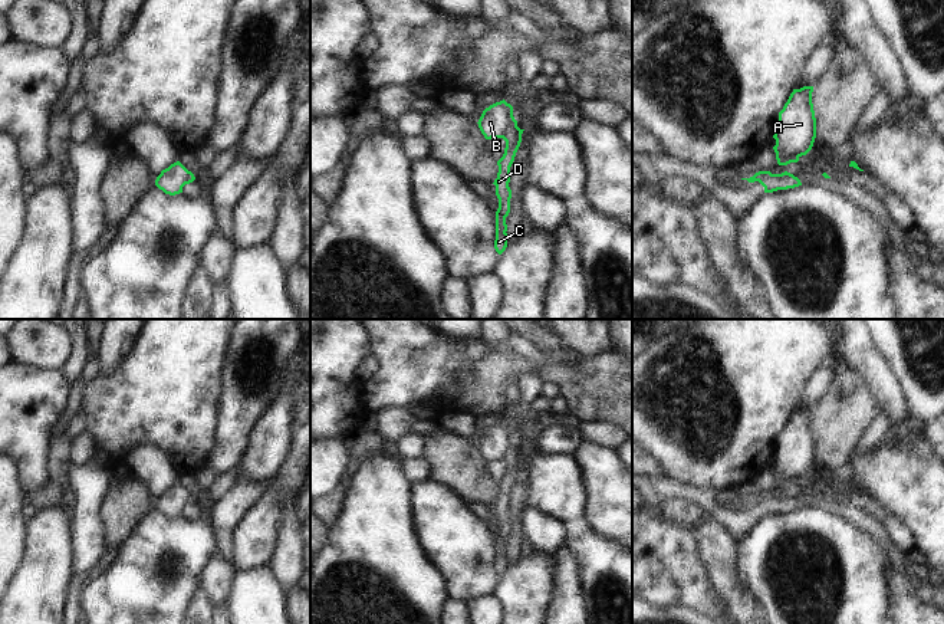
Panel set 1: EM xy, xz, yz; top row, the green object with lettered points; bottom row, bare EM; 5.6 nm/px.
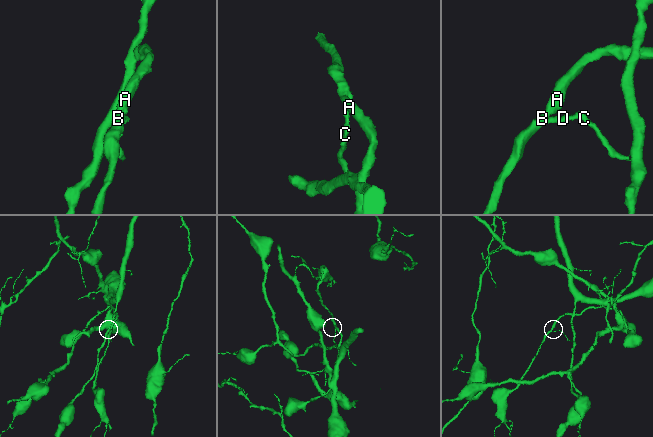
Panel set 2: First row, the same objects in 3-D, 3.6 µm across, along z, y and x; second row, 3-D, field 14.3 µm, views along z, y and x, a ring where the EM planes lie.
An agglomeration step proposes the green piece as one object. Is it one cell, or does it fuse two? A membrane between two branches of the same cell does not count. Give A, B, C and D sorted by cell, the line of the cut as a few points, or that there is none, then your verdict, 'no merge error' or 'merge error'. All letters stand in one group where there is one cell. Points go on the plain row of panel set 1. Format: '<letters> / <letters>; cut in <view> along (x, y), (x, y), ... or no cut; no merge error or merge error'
A B / C D; cut in xz along (516, 443), (500, 459); merge error

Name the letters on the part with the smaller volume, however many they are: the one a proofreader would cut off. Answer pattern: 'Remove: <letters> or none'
Remove: C, D.

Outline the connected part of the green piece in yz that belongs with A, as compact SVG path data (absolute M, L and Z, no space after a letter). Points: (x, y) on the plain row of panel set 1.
M813 408L793 411L783 431L779 434L779 447L773 457L779 487L797 485L806 477L816 460L816 440L812 426Z

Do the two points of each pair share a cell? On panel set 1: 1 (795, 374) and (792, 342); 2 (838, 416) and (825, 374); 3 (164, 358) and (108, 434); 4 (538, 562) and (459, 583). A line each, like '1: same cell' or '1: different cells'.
1: same cell
2: different cells
3: same cell
4: different cells

